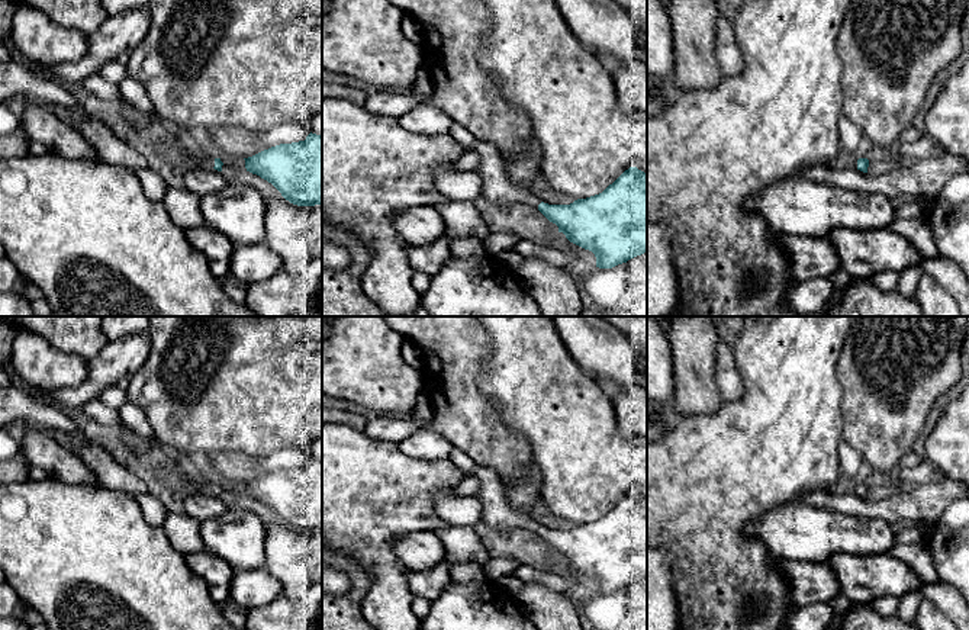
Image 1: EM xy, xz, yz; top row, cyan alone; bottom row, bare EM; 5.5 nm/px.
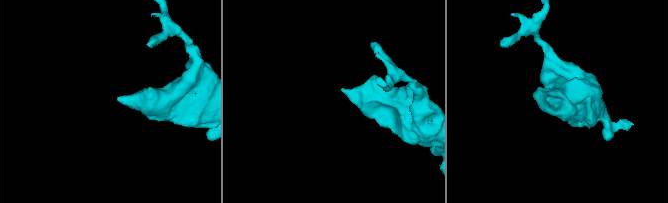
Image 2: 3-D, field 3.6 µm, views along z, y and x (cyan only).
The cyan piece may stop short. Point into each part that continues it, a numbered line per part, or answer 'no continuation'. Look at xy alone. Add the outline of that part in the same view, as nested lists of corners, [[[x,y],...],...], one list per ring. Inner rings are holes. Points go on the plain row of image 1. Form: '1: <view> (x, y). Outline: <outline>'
1: xy (170, 479). Outline: [[[160,467],[158,478],[168,489],[173,491],[184,491],[184,492],[202,491],[203,494],[207,495],[215,492],[215,483],[210,483],[199,478],[197,475],[194,475],[193,479],[184,479],[167,467]]]

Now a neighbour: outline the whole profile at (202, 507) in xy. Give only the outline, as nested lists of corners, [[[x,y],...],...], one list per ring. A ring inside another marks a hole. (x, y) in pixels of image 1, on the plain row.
[[[200,492],[187,496],[183,502],[183,508],[187,515],[202,523],[205,520],[222,515],[228,511],[229,505],[215,494],[207,495]]]

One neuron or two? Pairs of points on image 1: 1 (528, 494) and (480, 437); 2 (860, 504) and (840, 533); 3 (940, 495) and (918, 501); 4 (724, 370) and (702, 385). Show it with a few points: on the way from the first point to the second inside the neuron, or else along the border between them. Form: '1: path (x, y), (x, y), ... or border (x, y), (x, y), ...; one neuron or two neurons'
1: border (533, 460), (515, 482), (502, 481); two neurons
2: border (820, 507), (844, 514), (878, 517), (887, 523); two neurons
3: path (934, 497), (924, 501); one neuron
4: border (717, 343), (715, 388), (723, 399); two neurons

